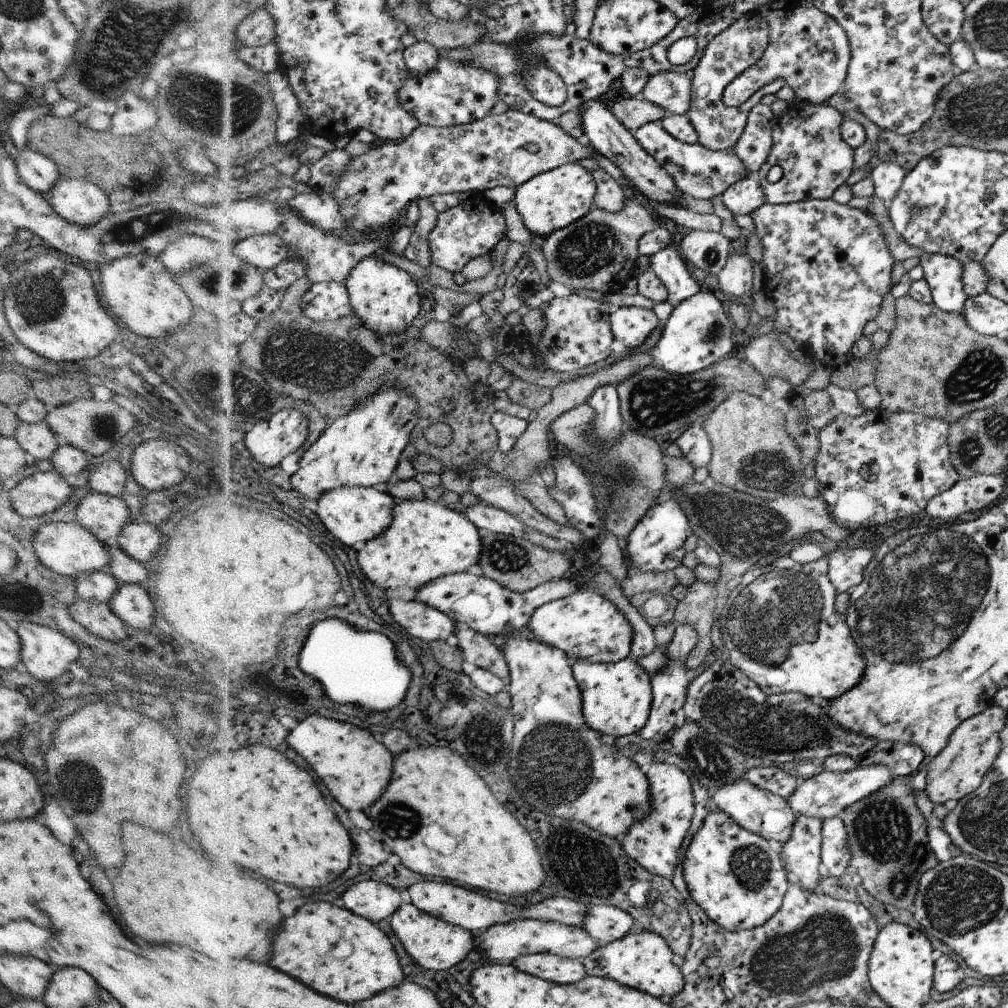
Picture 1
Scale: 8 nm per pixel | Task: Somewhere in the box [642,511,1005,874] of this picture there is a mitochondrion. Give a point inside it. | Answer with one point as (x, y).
(924, 591)

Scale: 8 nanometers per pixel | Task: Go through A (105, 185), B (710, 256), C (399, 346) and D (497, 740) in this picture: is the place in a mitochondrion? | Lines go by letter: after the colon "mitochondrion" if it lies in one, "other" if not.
A: other
B: mitochondrion
C: other
D: mitochondrion

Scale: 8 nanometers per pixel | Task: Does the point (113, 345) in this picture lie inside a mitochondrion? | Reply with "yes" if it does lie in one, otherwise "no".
no

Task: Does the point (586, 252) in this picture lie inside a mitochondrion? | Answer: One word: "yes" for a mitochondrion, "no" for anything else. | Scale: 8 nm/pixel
yes

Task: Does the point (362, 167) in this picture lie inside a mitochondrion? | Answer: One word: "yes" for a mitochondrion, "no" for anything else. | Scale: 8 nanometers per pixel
yes

